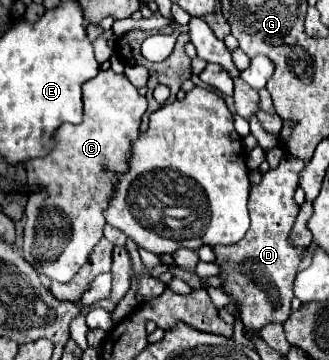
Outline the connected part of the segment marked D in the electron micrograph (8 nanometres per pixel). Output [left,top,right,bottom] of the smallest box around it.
[215,155,305,331]

